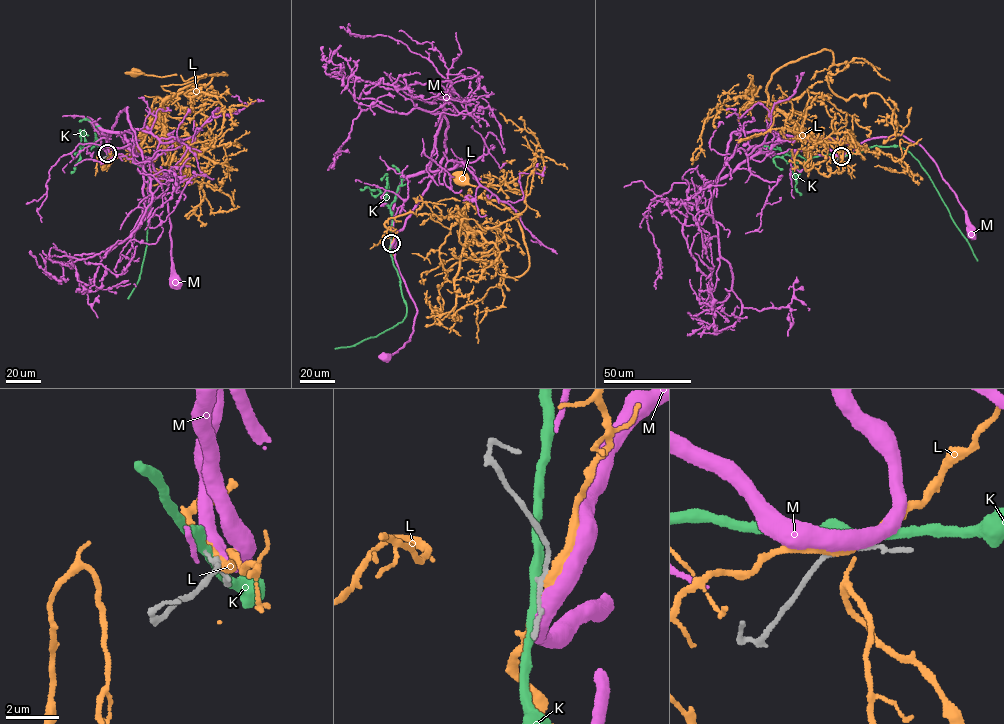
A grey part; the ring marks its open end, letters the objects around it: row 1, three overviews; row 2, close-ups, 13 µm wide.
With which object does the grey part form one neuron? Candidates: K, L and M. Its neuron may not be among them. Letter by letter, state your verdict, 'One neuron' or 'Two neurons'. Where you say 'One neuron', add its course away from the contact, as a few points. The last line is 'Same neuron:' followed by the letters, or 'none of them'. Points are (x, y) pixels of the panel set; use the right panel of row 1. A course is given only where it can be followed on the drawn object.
K: Two neurons
L: Two neurons
M: Two neurons
Same neuron: none of them

